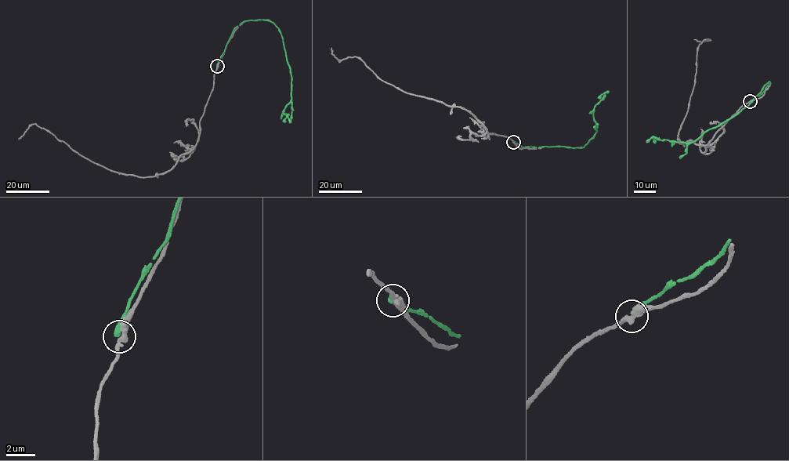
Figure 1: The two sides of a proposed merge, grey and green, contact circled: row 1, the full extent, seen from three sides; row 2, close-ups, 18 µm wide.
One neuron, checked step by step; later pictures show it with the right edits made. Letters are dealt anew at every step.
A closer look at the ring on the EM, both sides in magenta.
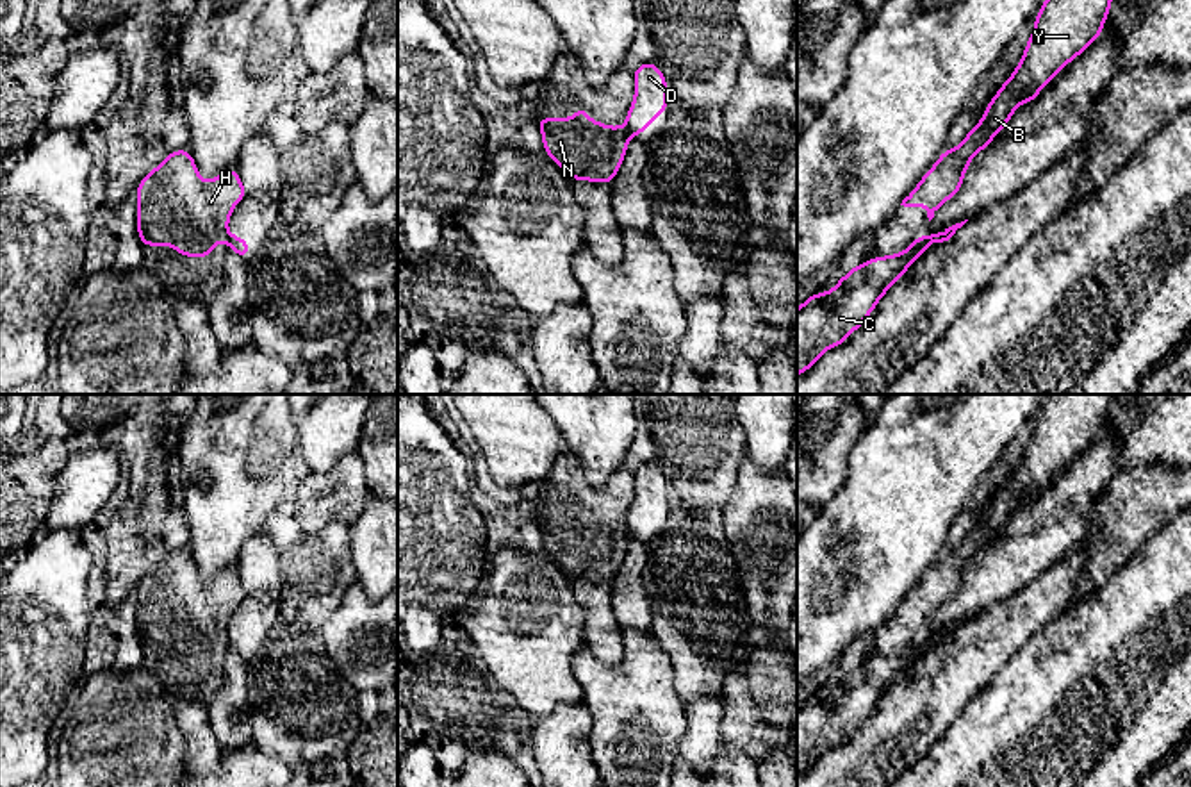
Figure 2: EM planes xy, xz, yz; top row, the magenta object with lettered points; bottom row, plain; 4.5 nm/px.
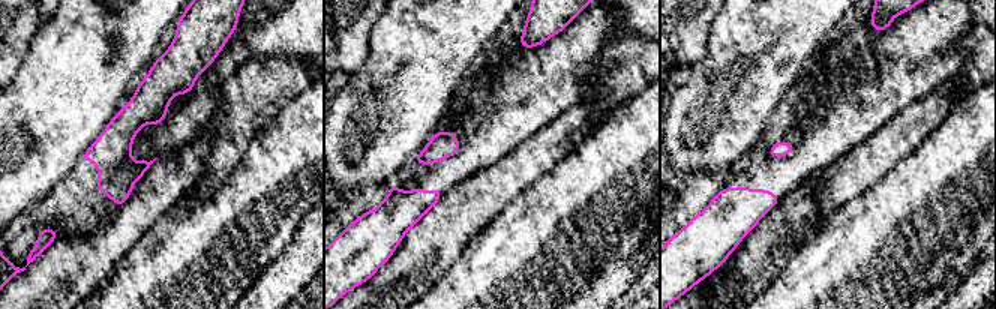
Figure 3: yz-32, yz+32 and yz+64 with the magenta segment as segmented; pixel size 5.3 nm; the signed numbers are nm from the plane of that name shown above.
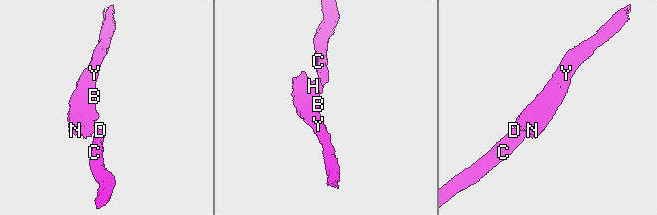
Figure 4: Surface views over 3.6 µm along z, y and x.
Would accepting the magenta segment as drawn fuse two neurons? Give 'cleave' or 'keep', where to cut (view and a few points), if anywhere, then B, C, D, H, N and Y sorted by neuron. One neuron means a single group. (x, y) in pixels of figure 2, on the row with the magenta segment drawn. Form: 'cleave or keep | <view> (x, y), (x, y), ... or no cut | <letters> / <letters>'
cleave | yz (936, 232), (931, 241) | B H N Y / C D

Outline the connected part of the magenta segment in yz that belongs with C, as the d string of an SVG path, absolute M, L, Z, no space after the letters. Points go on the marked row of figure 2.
M936 232L916 236L900 253L861 262L831 291L804 300L797 309L797 377L867 321L886 291L925 253L934 236Z

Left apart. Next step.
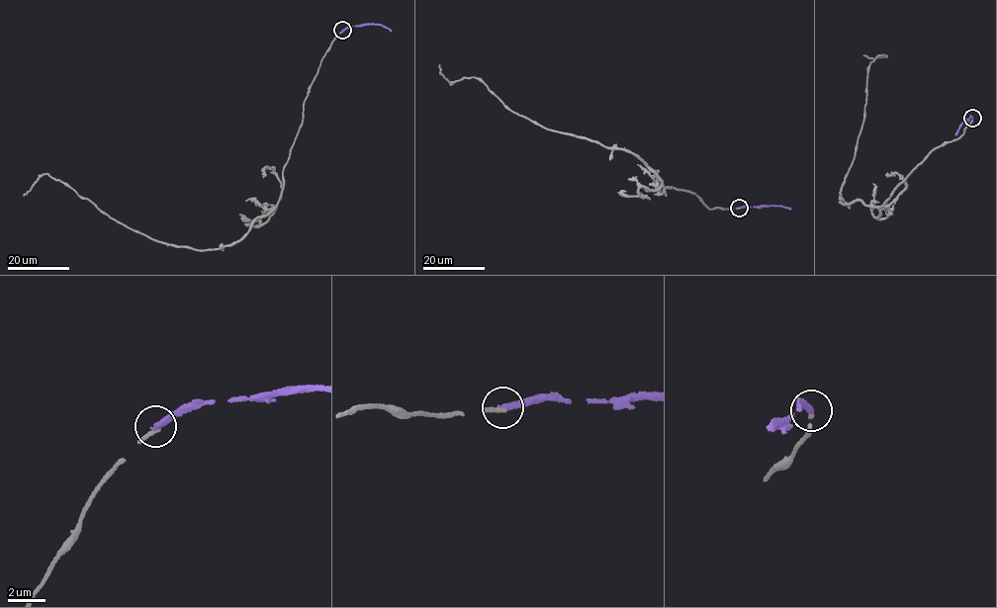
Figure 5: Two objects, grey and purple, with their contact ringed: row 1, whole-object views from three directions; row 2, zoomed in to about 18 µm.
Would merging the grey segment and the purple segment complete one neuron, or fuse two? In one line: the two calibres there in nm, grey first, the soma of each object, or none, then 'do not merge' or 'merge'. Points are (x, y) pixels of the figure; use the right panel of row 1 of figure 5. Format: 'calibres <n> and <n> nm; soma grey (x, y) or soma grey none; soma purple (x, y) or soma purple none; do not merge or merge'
calibres 220 and 340 nm; soma grey none; soma purple none; do not merge

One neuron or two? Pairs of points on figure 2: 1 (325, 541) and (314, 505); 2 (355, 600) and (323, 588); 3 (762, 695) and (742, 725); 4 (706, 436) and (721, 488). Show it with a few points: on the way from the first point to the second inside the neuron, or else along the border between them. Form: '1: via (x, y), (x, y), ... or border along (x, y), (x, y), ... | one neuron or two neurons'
1: border along (348, 521), (330, 521), (318, 530), (303, 532) | two neurons
2: border along (355, 580), (328, 620) | two neurons
3: via (762, 702), (749, 718) | one neuron
4: via (706, 448), (708, 475) | one neuron

